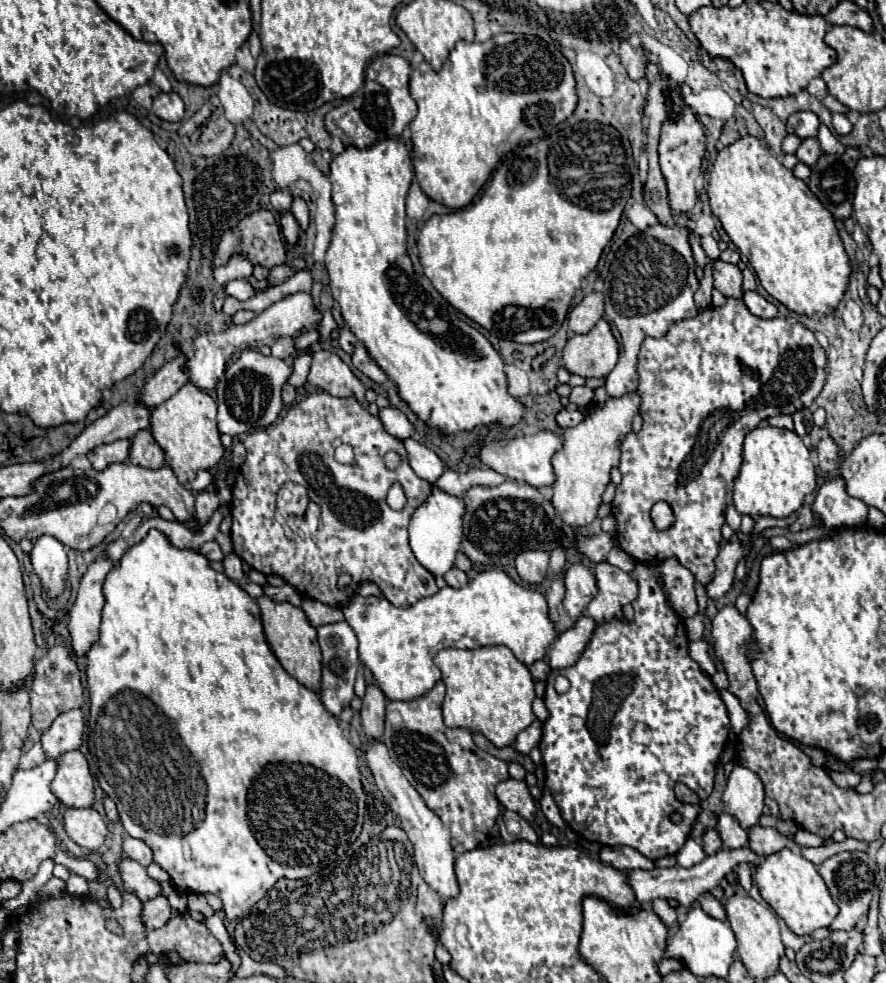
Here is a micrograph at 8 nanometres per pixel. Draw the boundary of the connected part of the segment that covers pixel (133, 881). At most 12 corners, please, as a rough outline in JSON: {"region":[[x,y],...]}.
{"region":[[131,858],[121,868],[125,890],[147,902],[161,894],[161,884]]}

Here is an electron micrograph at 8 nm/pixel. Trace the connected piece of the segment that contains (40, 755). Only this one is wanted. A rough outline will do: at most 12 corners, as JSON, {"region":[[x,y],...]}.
{"region":[[41,742],[23,754],[19,768],[43,764],[47,760]]}

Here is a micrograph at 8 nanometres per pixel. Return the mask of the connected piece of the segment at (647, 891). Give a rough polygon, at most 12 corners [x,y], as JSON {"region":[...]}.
{"region":[[749,848],[721,850],[683,868],[627,870],[641,906],[675,898],[683,910],[741,862]]}

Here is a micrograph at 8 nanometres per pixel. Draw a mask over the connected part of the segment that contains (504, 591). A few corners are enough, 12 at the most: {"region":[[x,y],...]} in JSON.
{"region":[[503,570],[407,608],[343,606],[389,700],[441,678],[441,648],[507,646],[533,664],[557,638],[539,590]]}

